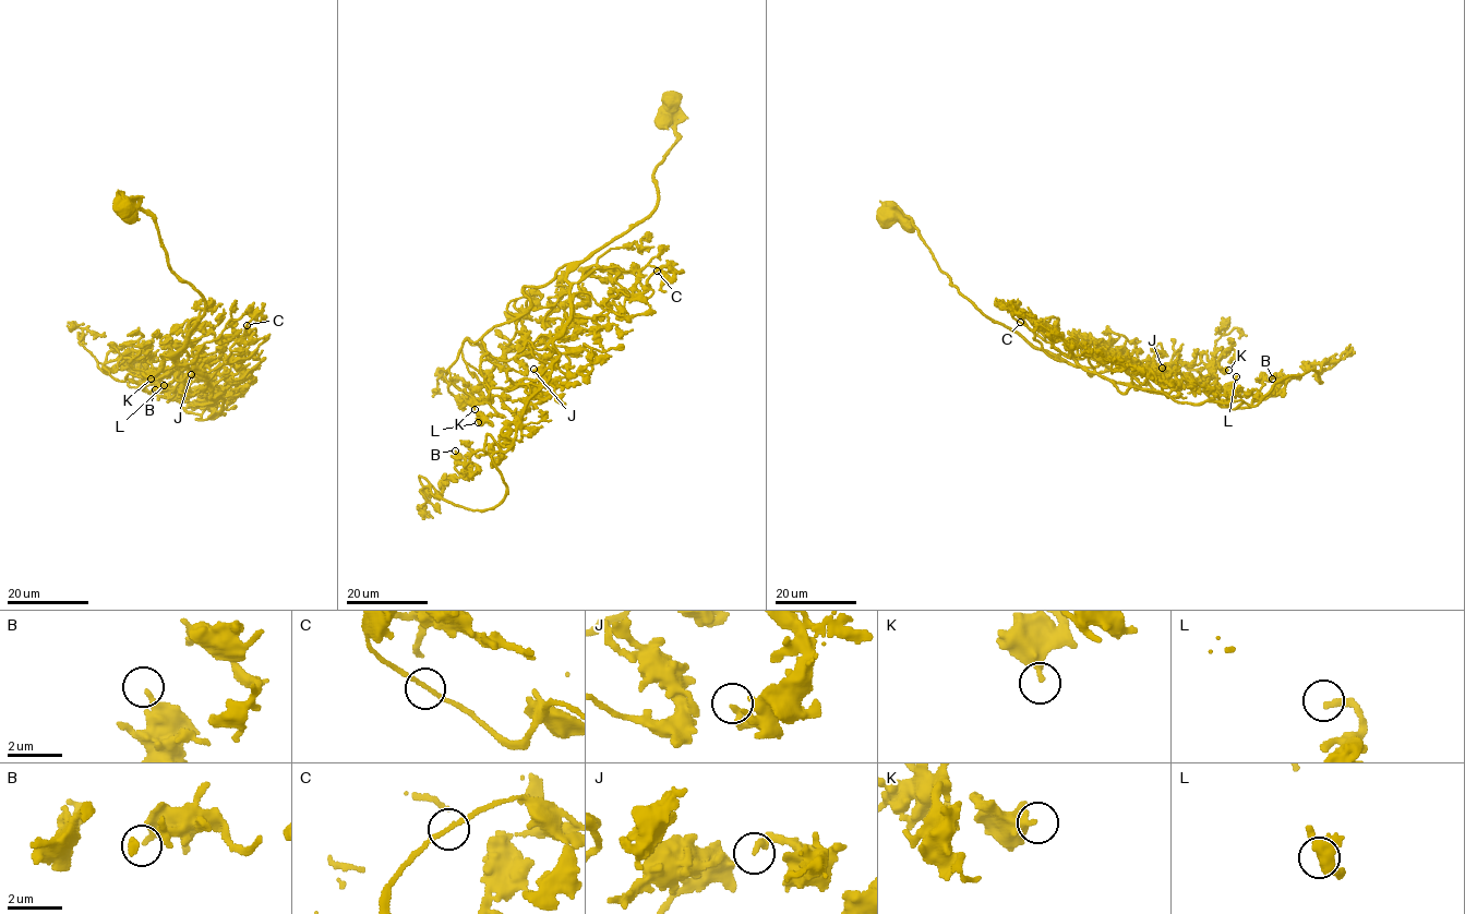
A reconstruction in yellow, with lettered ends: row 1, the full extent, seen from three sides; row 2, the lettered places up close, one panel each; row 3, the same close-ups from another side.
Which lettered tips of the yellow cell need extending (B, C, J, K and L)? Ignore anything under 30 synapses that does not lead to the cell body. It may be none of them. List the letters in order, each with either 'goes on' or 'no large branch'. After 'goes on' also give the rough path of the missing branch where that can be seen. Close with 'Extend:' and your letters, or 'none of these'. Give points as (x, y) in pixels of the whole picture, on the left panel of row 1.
B: no large branch
C: no large branch
J: no large branch
K: no large branch
L: no large branch
Extend: none of these

